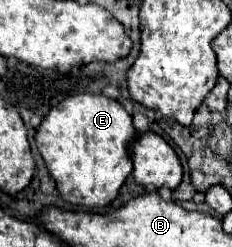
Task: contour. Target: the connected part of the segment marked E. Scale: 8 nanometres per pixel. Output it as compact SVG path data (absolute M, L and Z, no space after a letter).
M79 93L67 97L47 113L35 141L61 197L73 205L93 209L109 205L131 175L133 161L129 157L129 145L135 137L133 117L119 101L103 93Z

